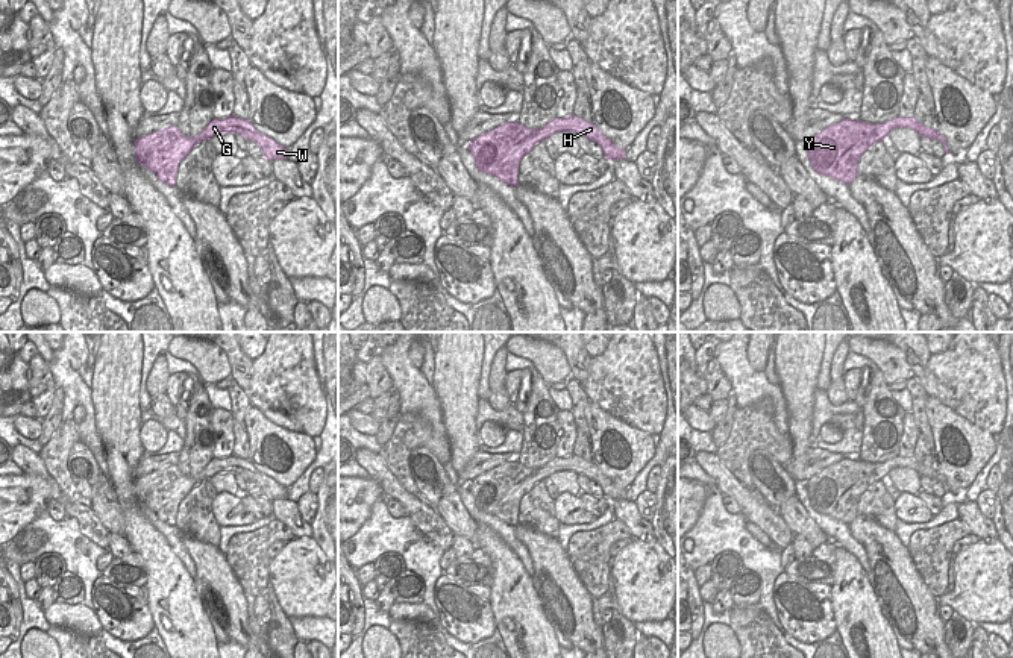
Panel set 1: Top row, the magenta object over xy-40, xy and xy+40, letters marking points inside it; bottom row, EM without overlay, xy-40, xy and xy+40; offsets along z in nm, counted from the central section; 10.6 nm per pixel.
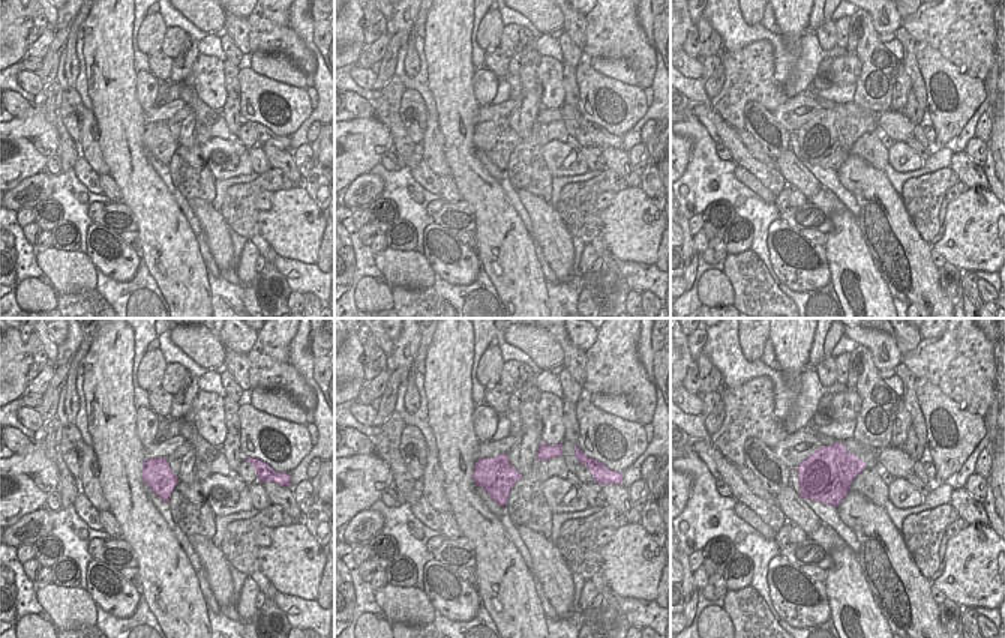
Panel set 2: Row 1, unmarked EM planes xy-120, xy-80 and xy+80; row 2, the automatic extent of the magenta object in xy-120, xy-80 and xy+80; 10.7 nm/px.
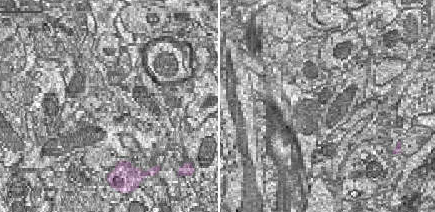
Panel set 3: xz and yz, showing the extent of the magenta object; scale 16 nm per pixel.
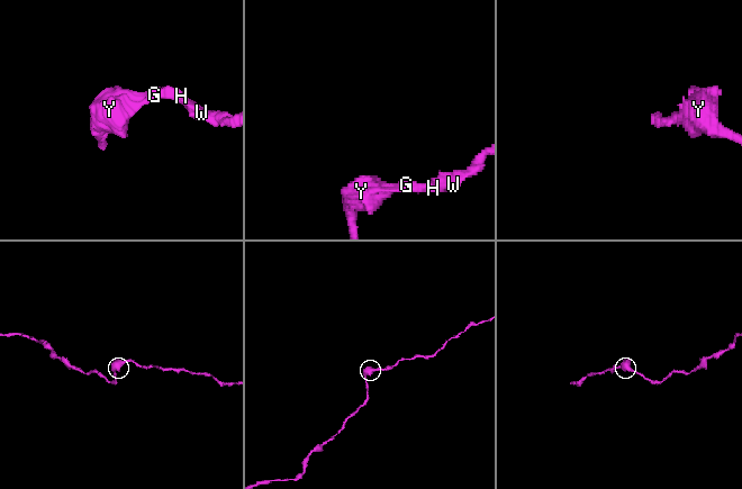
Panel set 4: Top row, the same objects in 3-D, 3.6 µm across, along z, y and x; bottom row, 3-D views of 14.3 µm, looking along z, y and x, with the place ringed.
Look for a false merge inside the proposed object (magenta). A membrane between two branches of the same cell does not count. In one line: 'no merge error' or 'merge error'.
no merge error

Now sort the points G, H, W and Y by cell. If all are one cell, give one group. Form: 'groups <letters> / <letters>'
groups G H W Y

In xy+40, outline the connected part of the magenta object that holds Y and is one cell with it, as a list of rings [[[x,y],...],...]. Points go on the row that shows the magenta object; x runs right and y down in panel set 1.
[[[896,117],[881,124],[843,118],[805,143],[810,164],[816,173],[849,185],[858,174],[857,165],[861,155],[896,127],[913,129],[920,136],[939,139],[949,155],[946,141],[936,127],[925,127],[914,117]]]

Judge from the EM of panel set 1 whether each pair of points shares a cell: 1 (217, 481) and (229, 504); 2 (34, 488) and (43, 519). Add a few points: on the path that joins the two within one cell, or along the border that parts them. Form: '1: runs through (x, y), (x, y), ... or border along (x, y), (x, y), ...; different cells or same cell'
1: border along (219, 491), (228, 491), (234, 496); different cells
2: border along (46, 508), (23, 528); different cells

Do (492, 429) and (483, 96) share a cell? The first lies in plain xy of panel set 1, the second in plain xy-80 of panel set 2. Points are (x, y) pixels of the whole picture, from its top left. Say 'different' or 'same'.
same

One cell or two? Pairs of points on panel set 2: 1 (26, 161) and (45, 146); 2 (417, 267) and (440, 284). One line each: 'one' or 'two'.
1: one
2: two

